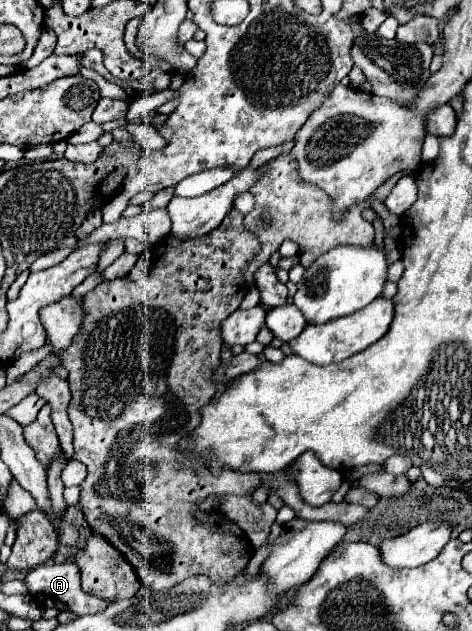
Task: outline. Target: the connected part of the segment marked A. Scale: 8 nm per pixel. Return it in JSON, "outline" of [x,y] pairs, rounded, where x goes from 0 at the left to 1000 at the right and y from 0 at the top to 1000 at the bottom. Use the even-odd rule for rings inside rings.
{"outline":[[[140,889],[131,895],[85,895],[85,899],[72,899],[51,914],[51,924],[59,927],[59,943],[68,949],[76,949],[81,956],[89,956],[93,962],[119,962],[119,965],[153,968],[161,975],[186,975],[186,971],[220,968],[220,959],[225,959],[225,952],[174,937],[174,930],[169,930],[169,902],[153,889]]]}

